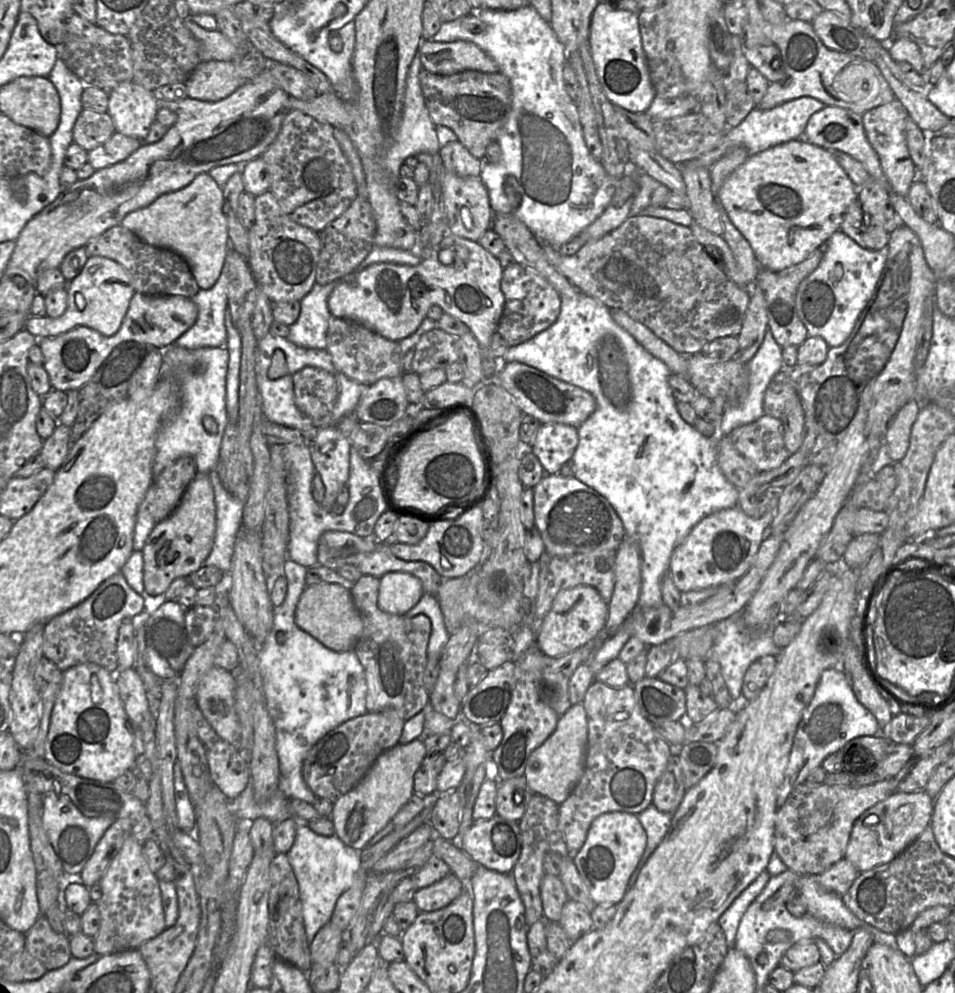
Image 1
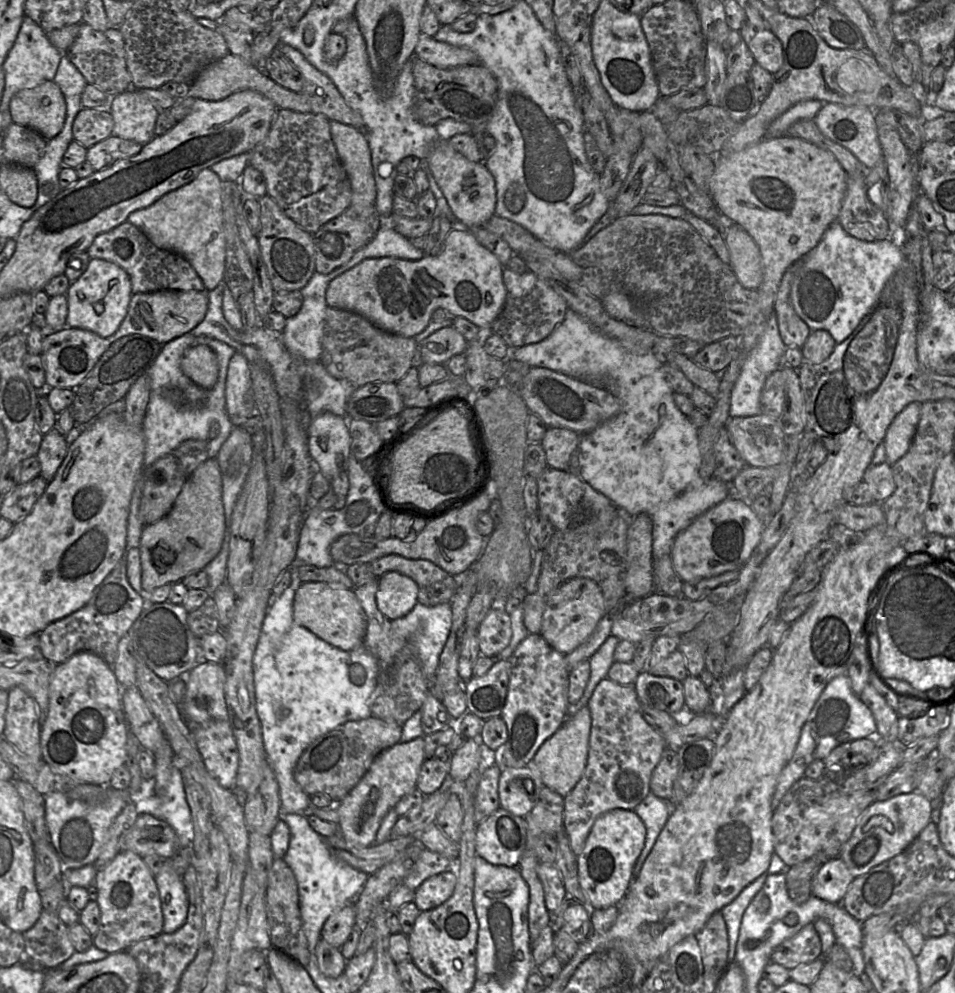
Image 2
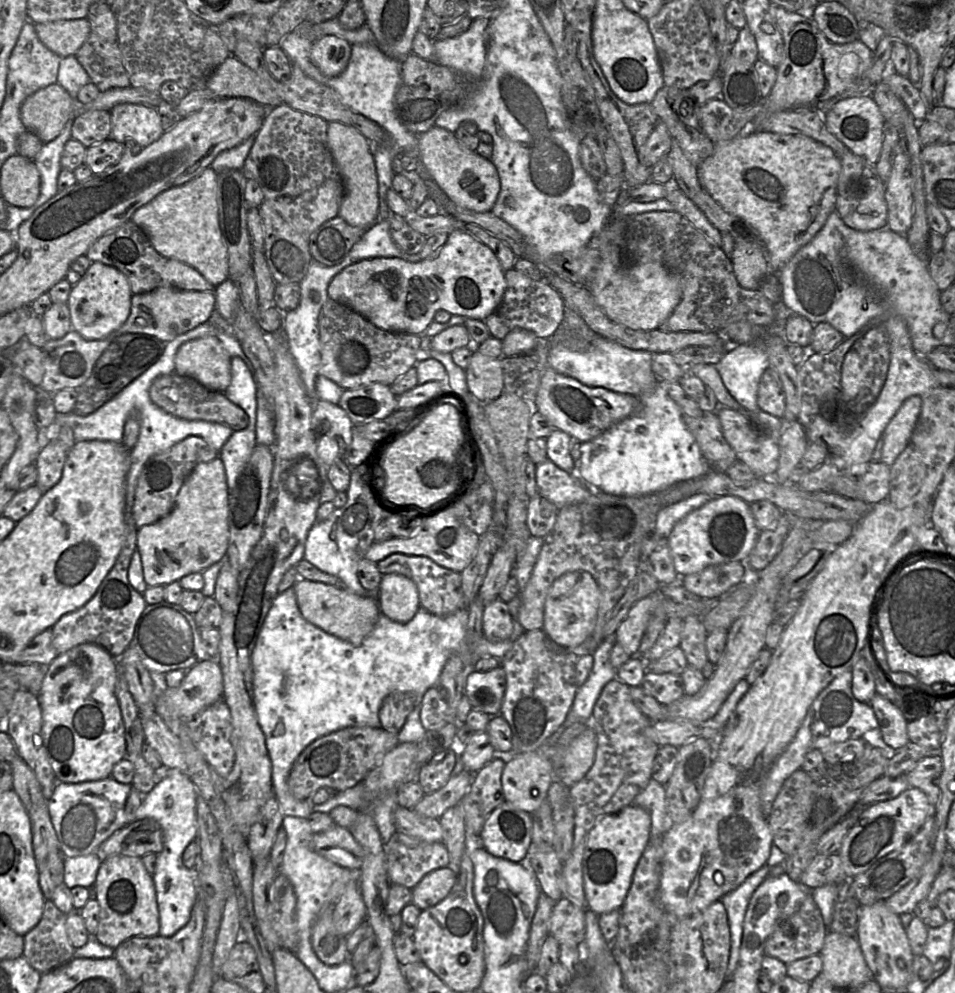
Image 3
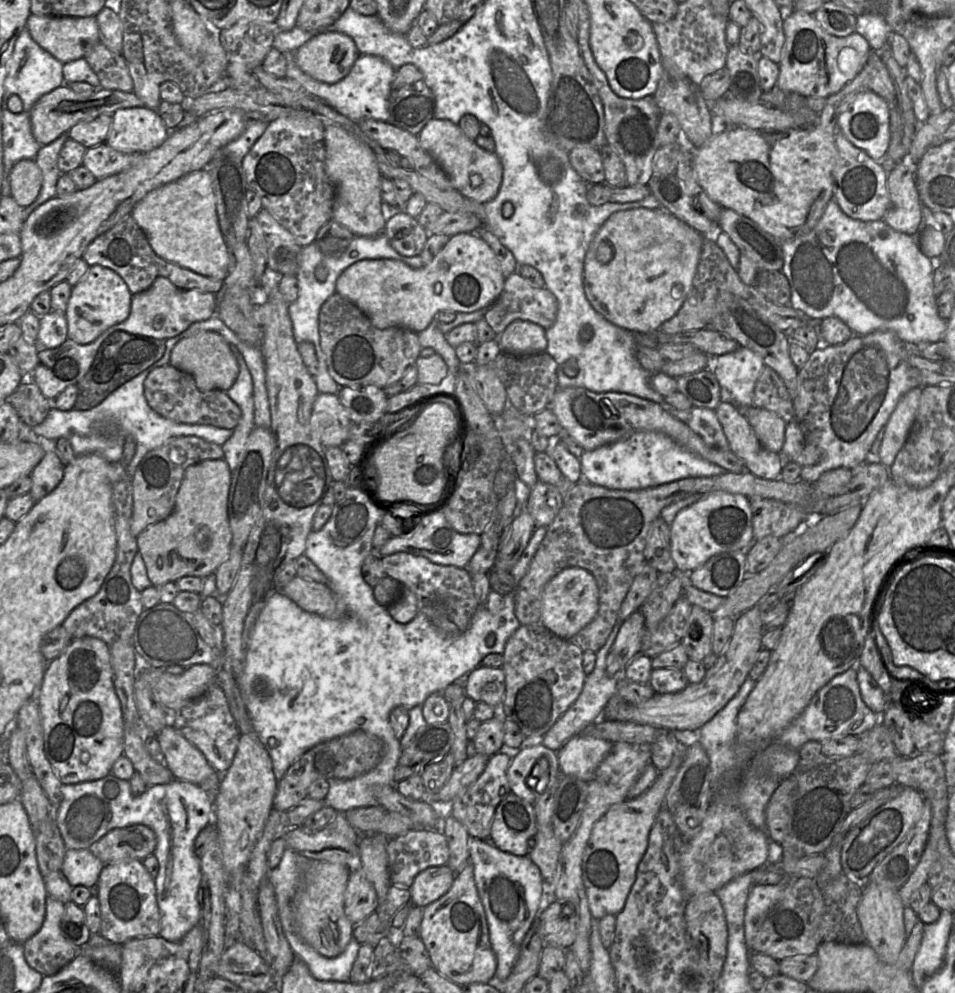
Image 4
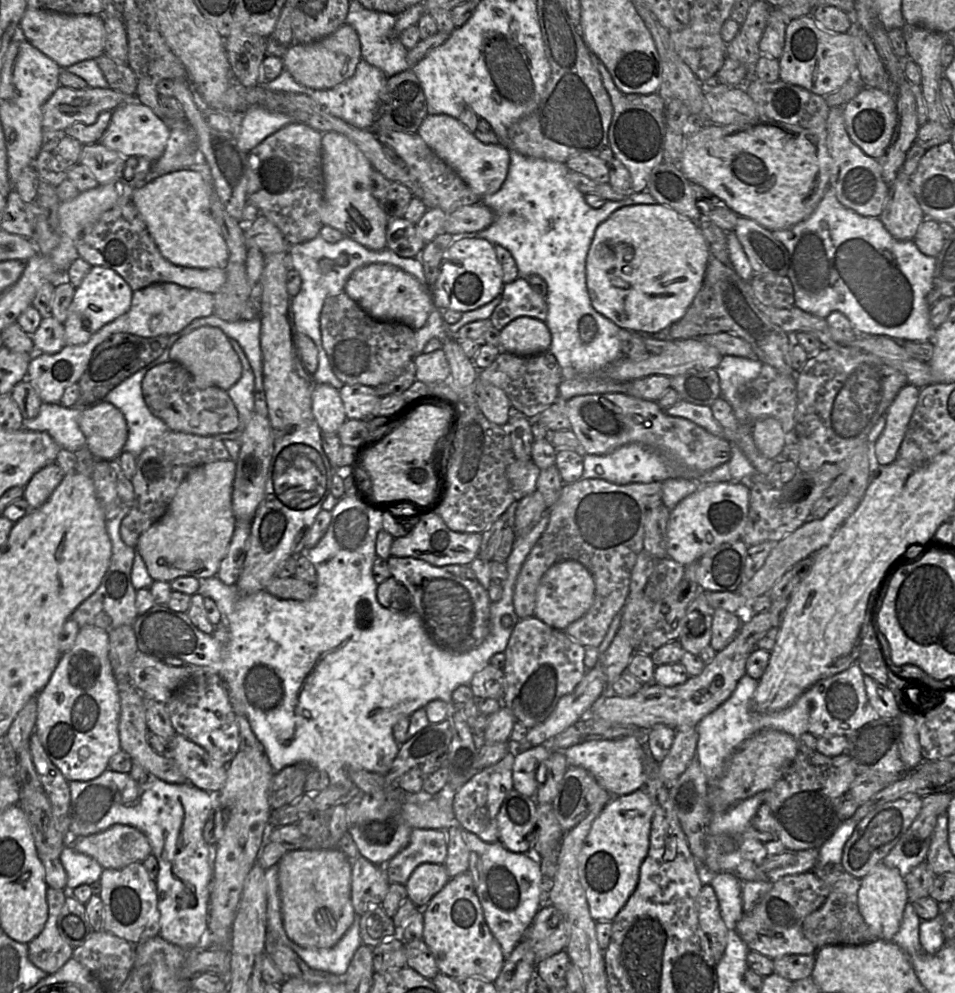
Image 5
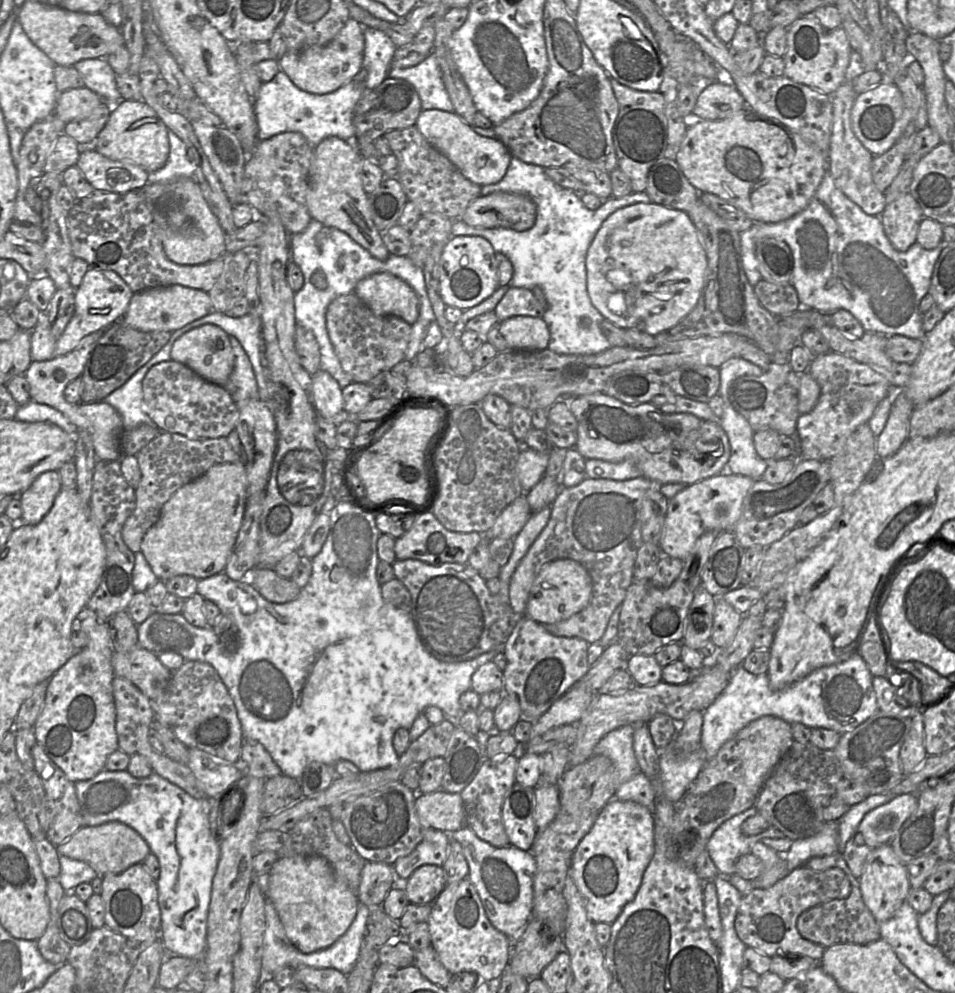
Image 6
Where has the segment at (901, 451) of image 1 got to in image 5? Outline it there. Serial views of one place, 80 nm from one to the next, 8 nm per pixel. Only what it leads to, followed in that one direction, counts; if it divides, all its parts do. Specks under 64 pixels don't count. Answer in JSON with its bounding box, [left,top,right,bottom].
[874,384,920,467]

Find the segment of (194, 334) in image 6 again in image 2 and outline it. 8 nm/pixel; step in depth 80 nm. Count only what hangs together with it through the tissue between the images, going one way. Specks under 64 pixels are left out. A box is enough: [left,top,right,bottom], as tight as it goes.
[180,345,218,390]

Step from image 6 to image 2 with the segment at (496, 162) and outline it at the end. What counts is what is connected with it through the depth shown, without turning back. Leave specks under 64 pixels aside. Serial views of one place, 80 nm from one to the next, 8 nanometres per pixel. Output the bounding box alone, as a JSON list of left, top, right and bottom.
[426,138,497,230]

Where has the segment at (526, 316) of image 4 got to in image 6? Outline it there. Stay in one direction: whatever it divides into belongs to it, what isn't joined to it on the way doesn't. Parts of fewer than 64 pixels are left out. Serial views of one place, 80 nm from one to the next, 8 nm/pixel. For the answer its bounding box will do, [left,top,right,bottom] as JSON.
[494,286,544,322]

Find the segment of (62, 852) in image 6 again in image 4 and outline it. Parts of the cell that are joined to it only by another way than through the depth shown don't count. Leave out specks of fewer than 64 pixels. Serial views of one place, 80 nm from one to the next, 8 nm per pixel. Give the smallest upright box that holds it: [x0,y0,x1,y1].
[88,824,157,865]

